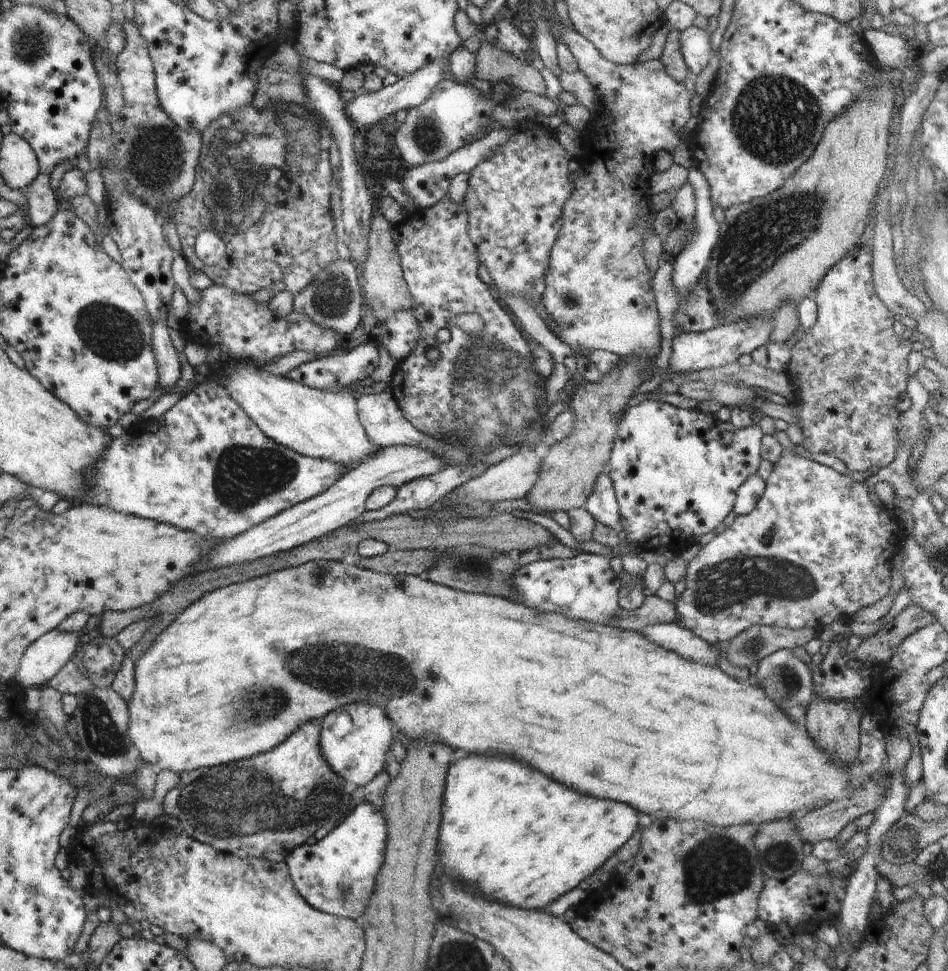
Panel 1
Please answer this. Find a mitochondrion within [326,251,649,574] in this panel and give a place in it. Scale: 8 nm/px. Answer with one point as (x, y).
(485, 384)

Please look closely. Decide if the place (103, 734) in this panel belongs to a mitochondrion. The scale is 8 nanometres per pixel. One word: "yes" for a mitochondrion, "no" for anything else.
yes

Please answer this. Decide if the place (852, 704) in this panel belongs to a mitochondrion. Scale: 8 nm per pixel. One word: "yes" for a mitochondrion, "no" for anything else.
no

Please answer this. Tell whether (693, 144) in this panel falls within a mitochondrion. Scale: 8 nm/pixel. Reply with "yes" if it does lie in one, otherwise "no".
no

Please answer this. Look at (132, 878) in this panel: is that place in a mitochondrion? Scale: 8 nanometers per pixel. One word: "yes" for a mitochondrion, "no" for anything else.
no

